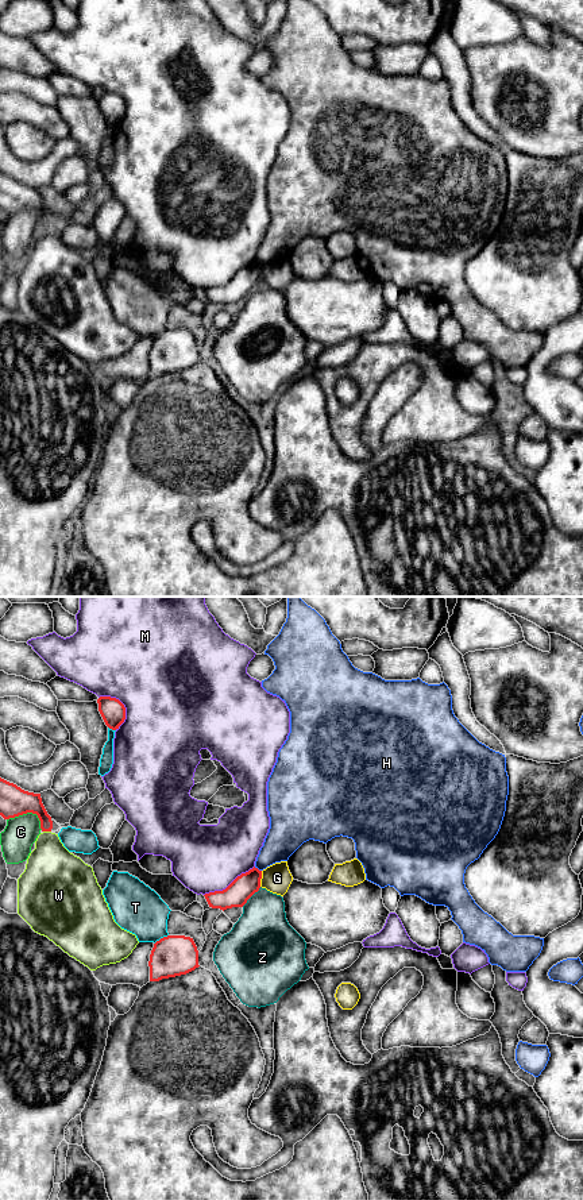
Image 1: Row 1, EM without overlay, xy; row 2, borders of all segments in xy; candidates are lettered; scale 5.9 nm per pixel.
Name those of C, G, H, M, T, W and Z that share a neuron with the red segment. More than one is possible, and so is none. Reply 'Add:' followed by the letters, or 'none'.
Add: none

